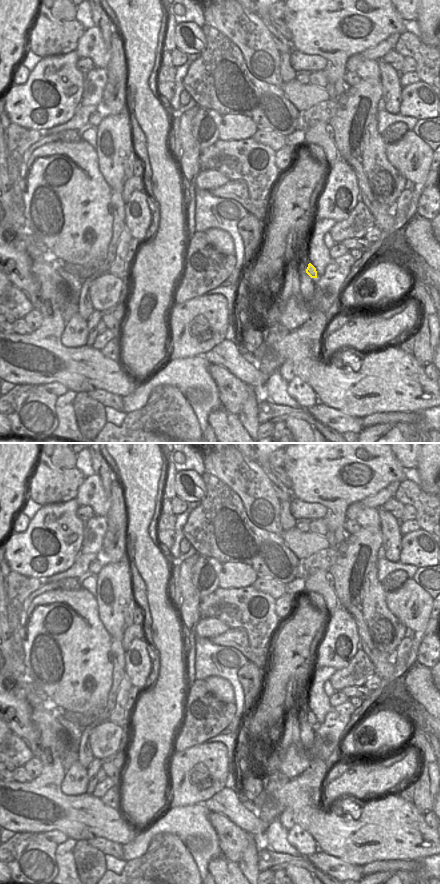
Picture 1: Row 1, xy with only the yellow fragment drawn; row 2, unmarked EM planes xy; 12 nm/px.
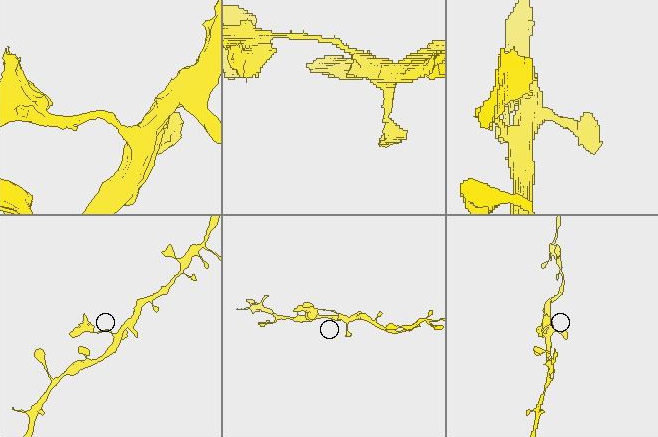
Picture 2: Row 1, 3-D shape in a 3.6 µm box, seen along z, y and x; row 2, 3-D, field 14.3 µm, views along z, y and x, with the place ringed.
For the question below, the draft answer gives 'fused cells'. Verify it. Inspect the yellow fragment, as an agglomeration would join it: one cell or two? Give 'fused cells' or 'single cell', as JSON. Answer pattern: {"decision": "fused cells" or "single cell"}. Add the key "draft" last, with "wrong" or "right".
{"decision": "single cell", "draft": "wrong"}

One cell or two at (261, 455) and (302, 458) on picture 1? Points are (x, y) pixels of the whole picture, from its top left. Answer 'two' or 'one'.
two

